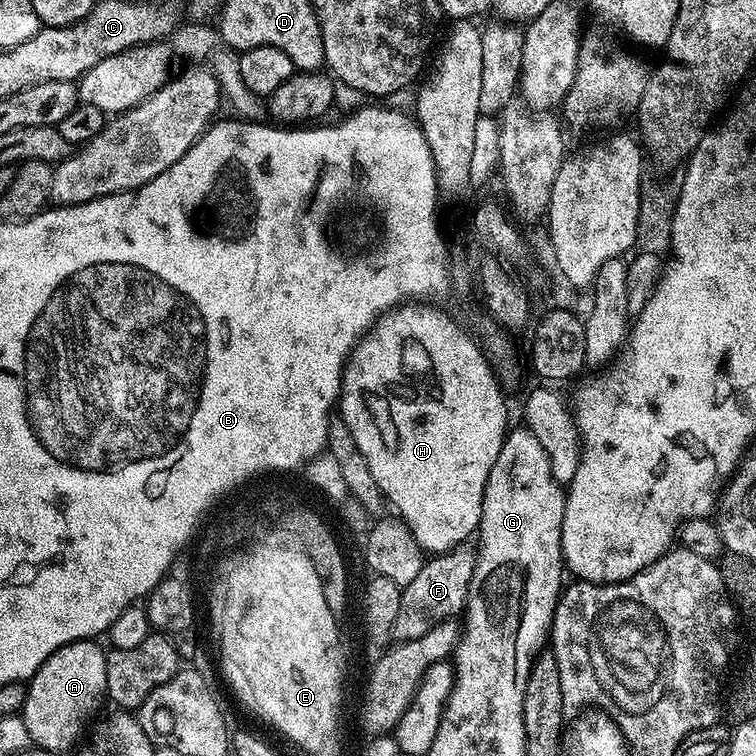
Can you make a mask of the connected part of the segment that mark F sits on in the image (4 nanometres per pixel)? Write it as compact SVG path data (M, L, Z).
M465 542L449 552L441 552L425 559L422 570L418 570L414 582L403 585L402 603L398 605L398 619L394 622L392 631L397 641L422 638L426 630L434 630L434 626L446 619L459 617L459 612L461 615L465 611L476 565L477 549L470 545L471 543Z

